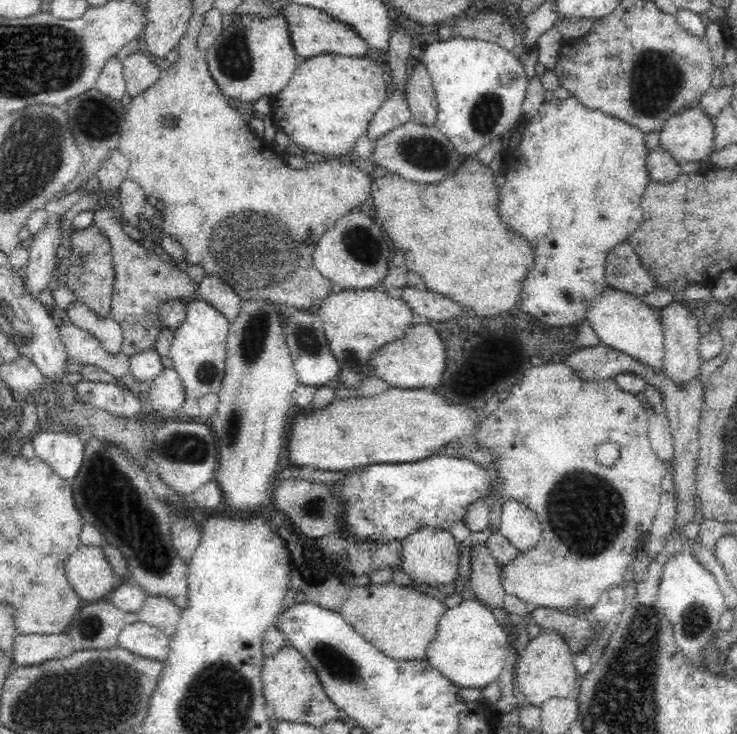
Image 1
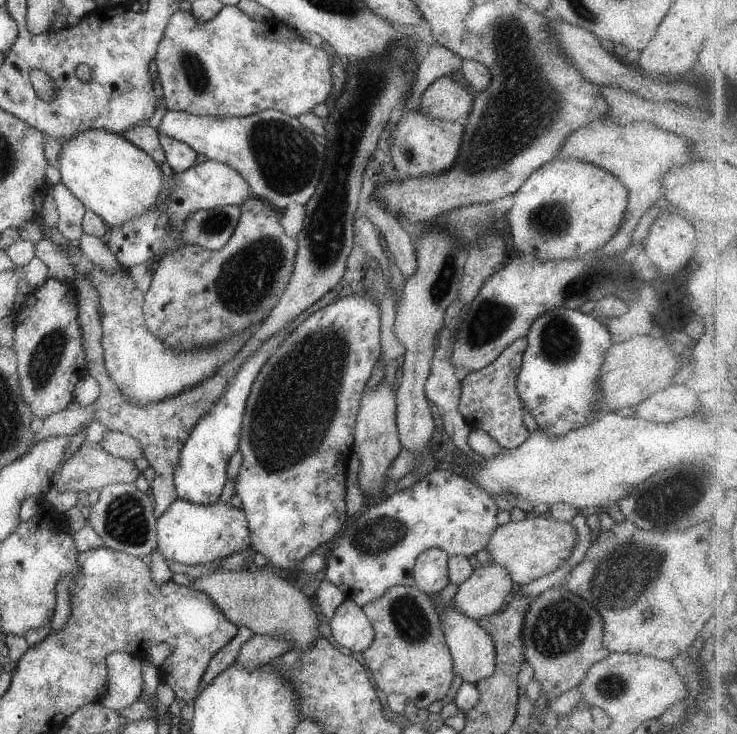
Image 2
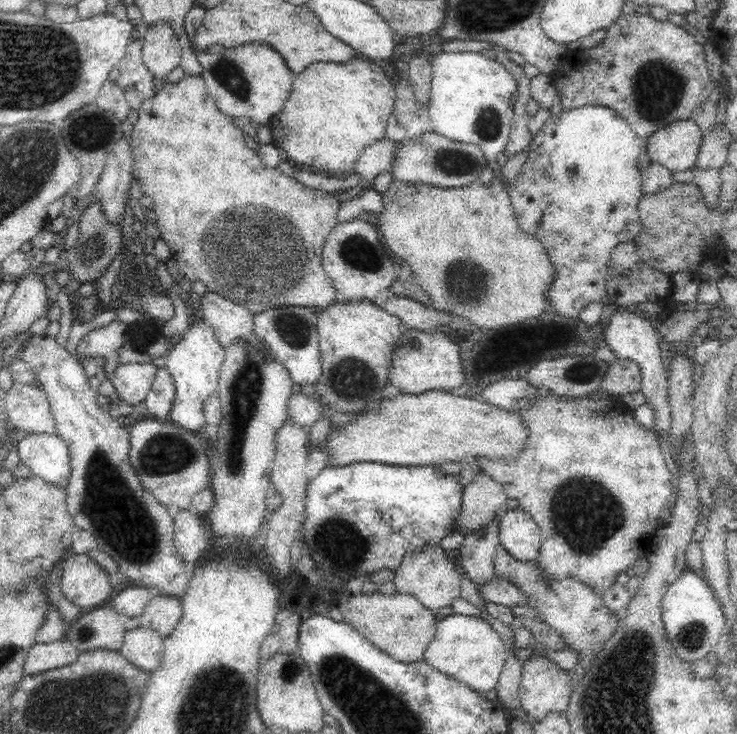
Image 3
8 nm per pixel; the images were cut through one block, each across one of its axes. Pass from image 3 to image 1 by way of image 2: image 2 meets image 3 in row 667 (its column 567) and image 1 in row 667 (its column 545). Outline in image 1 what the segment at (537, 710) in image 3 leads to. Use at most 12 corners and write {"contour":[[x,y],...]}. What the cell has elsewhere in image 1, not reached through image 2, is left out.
{"contour":[[554,632],[528,642],[514,684],[541,707],[575,692],[573,654]]}

